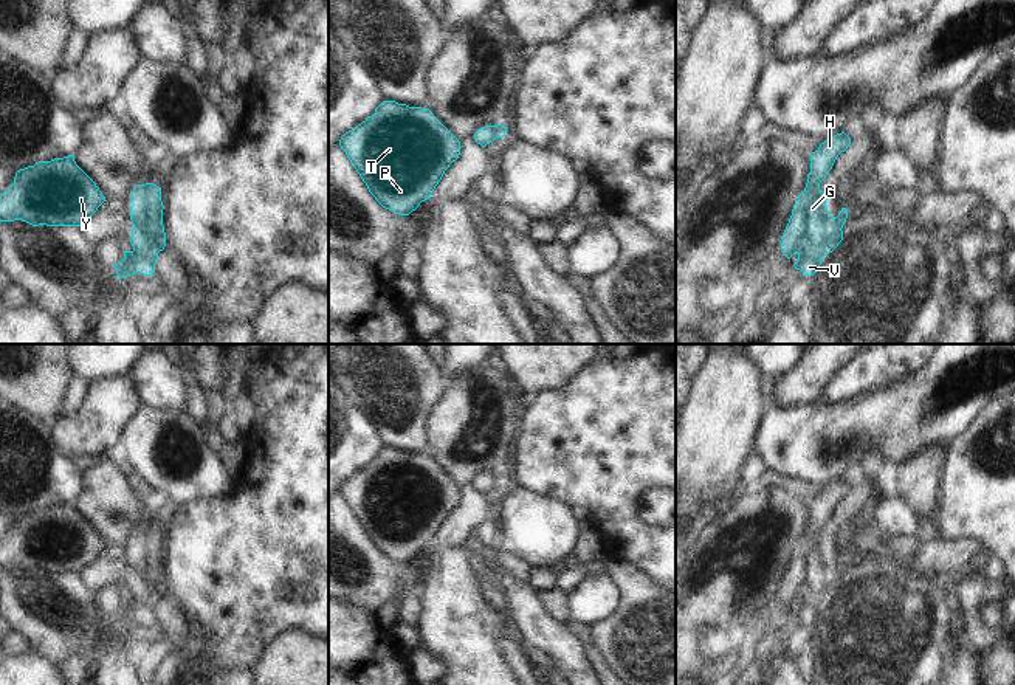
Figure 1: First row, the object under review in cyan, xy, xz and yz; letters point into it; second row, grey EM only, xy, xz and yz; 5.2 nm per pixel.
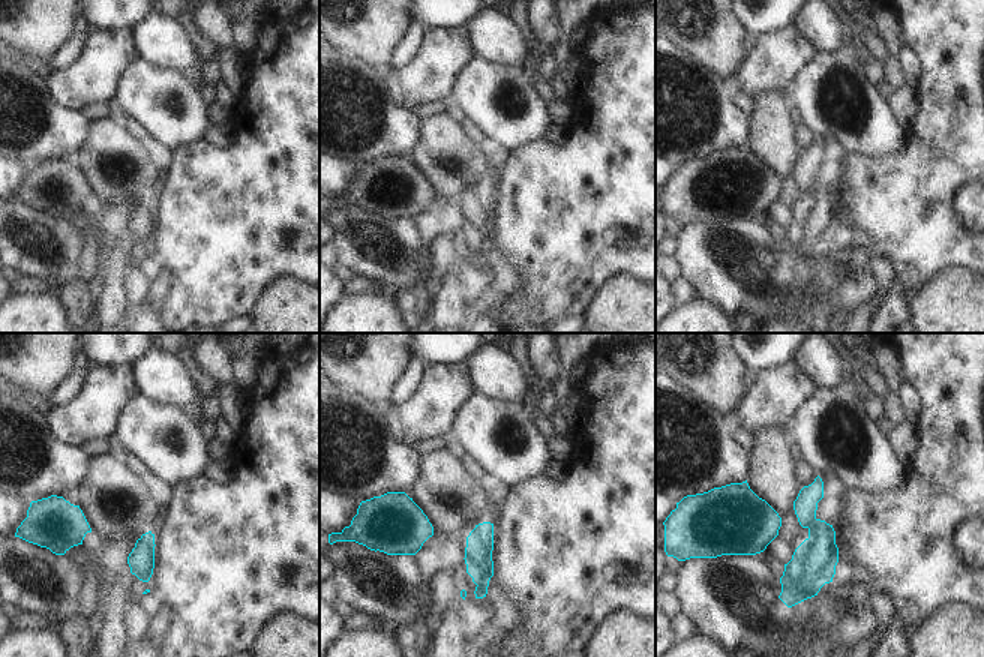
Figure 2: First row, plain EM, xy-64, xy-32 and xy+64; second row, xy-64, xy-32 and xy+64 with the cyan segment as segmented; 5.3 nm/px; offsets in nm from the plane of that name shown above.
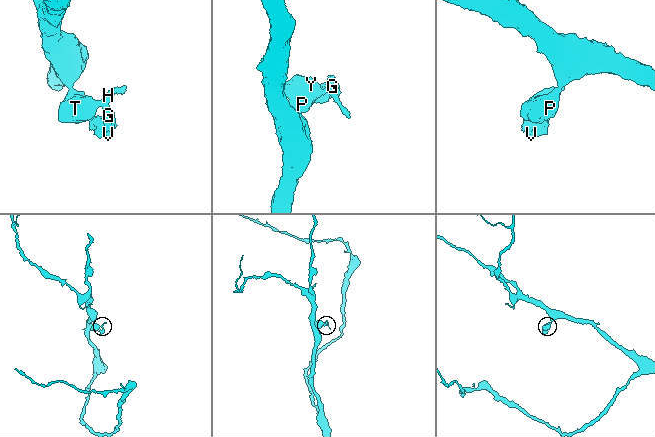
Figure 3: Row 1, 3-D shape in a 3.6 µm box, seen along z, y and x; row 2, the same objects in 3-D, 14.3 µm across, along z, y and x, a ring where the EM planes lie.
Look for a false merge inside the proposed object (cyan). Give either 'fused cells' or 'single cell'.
fused cells

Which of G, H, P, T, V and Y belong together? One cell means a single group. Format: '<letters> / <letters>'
G V / H P T Y

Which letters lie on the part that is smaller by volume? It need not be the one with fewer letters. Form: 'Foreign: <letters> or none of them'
Foreign: G, V

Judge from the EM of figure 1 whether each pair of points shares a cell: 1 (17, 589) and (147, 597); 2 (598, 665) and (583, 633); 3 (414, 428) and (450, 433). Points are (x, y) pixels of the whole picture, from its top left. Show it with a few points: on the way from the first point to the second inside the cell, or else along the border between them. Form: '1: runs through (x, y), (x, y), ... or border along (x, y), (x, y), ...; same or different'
1: runs through (50, 605), (56, 608), (115, 608); same
2: runs through (594, 657), (586, 640); same
3: border along (440, 395), (428, 420), (426, 444); different

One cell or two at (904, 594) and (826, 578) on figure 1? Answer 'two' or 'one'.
one

